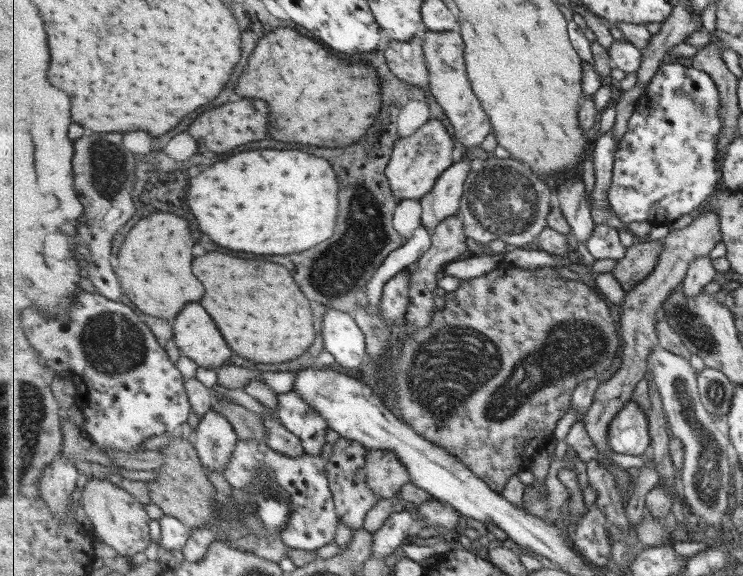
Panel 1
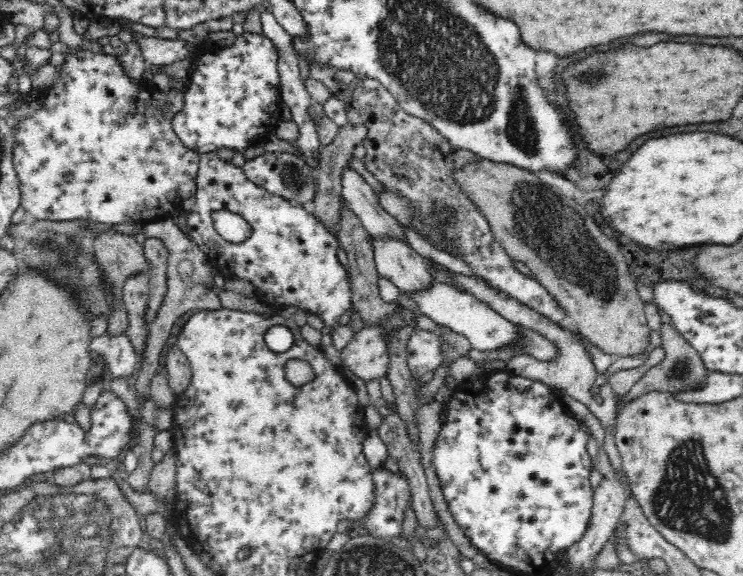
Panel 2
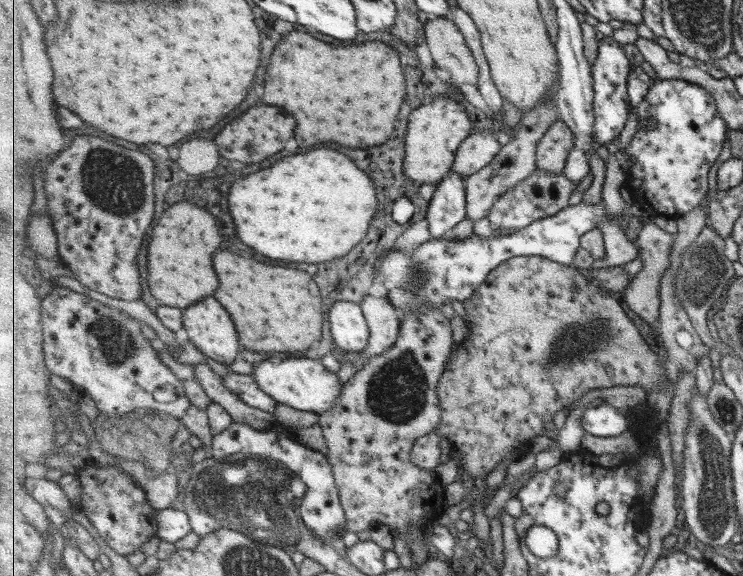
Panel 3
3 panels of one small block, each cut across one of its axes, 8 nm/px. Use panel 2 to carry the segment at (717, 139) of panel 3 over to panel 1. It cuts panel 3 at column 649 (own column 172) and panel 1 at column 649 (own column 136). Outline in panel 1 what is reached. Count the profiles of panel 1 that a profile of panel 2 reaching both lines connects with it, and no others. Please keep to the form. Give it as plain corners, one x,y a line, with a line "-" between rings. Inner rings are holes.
671,61
662,62
645,96
639,98
628,131
615,155
614,179
608,199
623,222
647,220
656,226
675,224
681,216
687,216
701,207
718,190
718,186
723,185
721,170
724,159
719,161
718,140
726,125
721,110
721,93
711,74
694,66
688,68

